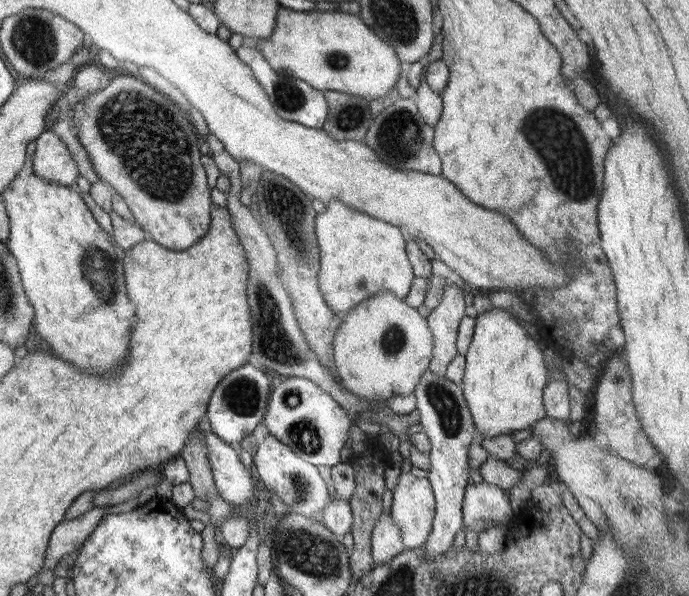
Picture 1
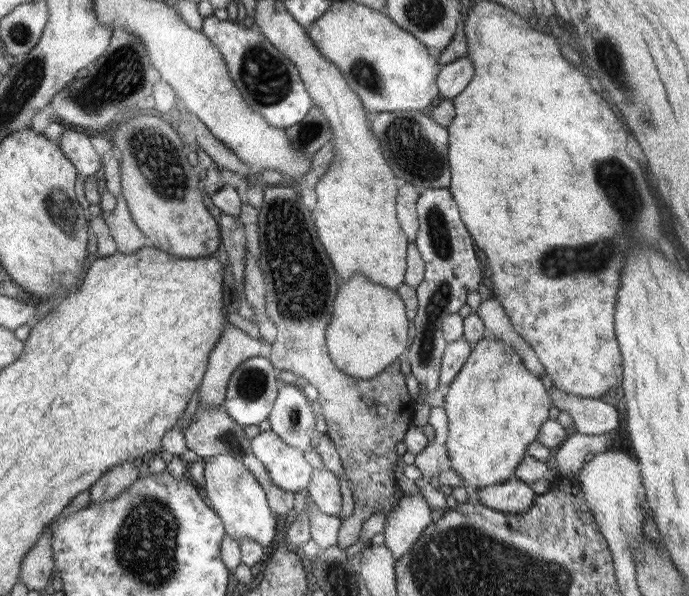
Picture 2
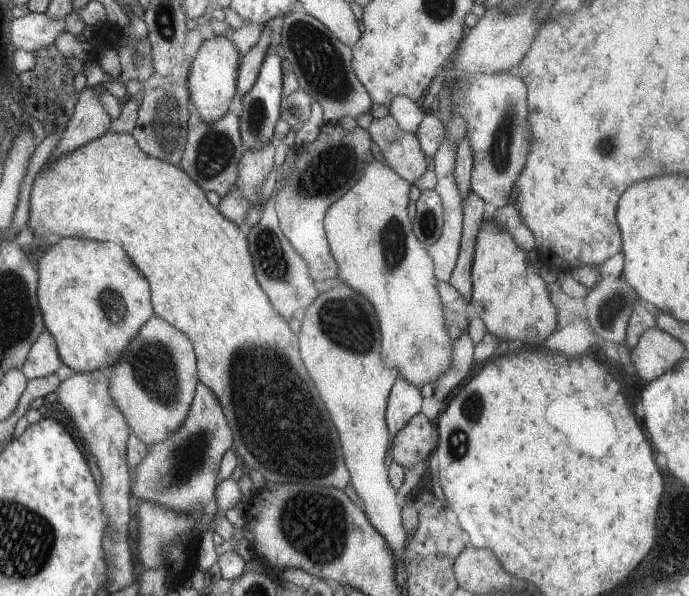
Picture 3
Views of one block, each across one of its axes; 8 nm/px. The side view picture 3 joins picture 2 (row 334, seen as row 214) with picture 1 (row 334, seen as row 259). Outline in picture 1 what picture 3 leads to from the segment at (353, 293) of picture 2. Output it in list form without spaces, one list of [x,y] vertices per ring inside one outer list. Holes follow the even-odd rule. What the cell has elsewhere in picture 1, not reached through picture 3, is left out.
[[[388,290],[359,302],[353,309],[342,316],[343,319],[333,337],[333,365],[341,386],[353,393],[359,399],[366,400],[366,404],[379,402],[384,405],[389,396],[411,394],[419,381],[419,375],[429,366],[433,354],[433,338],[428,329],[426,318],[416,309],[405,304],[404,299],[395,297]]]

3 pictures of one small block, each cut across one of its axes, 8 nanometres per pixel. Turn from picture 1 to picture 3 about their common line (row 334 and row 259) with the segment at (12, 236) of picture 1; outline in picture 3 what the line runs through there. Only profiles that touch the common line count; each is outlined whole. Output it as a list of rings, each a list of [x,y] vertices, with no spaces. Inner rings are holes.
[[[61,238],[49,250],[46,248],[39,258],[37,272],[36,297],[44,329],[53,337],[60,361],[75,373],[107,371],[122,356],[139,327],[154,314],[147,280],[131,266],[123,248],[111,242]]]

